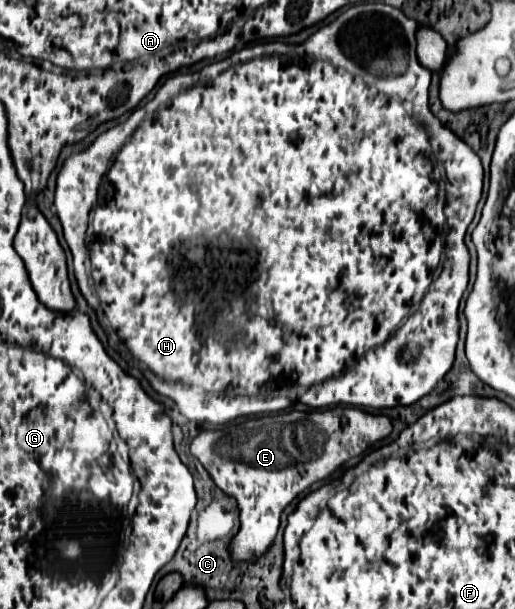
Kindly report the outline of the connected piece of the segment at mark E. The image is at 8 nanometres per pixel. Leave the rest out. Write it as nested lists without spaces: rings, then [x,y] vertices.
[[[335,408],[325,412],[285,412],[279,416],[253,418],[243,424],[231,424],[223,430],[203,430],[191,442],[191,454],[205,466],[215,486],[221,492],[235,498],[239,506],[239,532],[227,544],[227,550],[235,562],[257,562],[273,544],[283,510],[303,492],[309,490],[317,480],[325,480],[349,458],[361,456],[371,444],[387,438],[393,424],[387,416],[369,414],[357,408]]]

